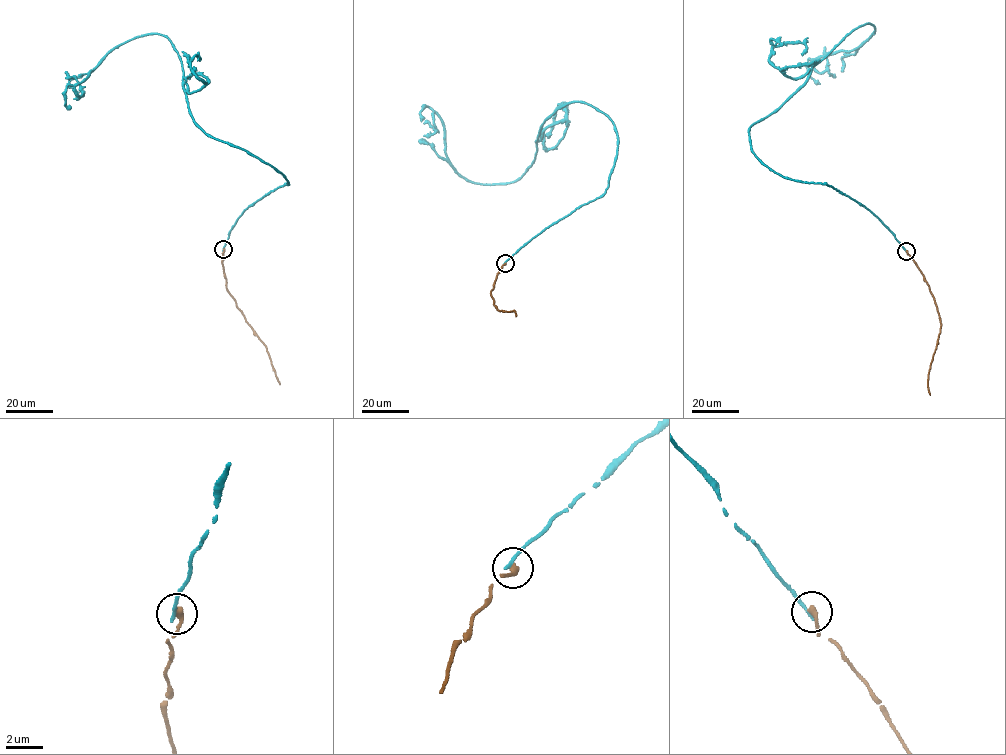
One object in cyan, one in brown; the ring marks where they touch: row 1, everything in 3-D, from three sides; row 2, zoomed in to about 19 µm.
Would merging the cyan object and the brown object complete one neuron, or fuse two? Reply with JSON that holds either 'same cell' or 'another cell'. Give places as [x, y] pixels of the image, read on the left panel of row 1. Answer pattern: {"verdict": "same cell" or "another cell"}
{"verdict": "another cell"}

